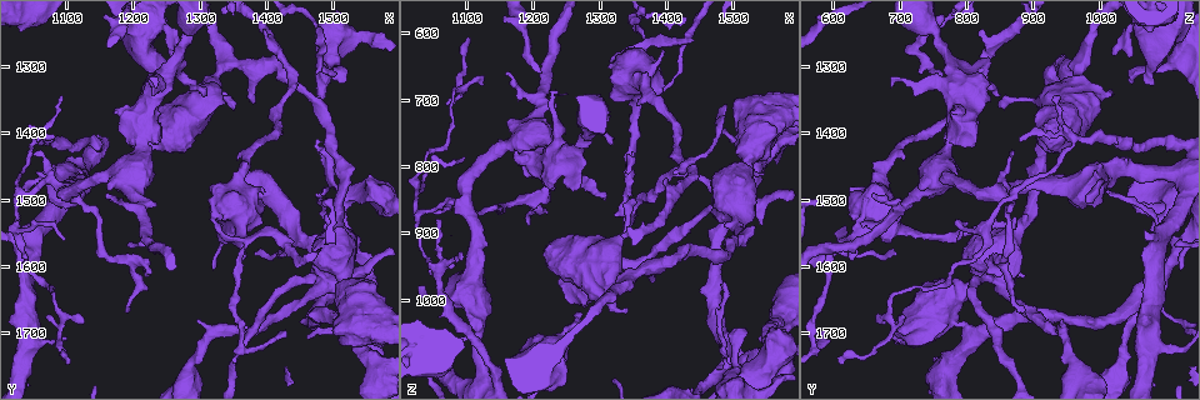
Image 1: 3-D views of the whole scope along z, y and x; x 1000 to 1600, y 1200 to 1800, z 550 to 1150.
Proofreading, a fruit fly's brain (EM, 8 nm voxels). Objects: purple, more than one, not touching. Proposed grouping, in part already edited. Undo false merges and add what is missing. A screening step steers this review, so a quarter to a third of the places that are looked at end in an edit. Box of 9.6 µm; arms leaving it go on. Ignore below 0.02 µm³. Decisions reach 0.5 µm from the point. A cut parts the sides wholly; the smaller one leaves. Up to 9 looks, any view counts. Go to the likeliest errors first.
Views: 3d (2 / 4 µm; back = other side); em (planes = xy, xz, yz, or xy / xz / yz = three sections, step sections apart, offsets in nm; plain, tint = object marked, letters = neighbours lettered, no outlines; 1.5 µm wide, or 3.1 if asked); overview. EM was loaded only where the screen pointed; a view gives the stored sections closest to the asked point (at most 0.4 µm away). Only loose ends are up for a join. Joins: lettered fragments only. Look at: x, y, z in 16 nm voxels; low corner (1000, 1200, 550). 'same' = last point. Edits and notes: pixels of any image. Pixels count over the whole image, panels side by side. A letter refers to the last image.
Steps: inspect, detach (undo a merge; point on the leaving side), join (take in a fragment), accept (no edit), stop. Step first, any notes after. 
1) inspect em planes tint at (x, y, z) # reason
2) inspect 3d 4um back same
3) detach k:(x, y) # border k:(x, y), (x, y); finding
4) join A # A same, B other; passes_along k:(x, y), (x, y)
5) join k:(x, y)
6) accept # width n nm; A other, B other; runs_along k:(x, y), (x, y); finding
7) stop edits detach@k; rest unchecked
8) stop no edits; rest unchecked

inspect 3d 2um at (1100, 1340, 930) # an open end

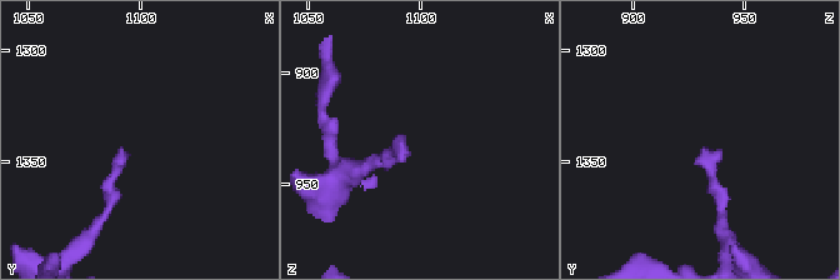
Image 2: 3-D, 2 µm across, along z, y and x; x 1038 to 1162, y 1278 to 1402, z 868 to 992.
inspect em planes plain at (1095, 1344, 932)

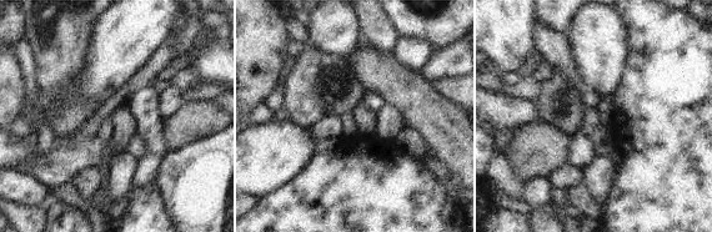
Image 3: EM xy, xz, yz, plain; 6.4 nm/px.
inspect em planes letters same # what lies round it

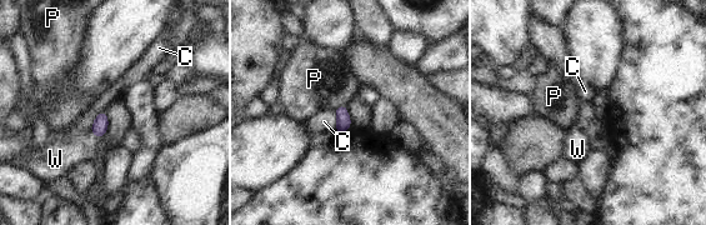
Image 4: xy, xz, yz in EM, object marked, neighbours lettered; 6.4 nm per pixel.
accept # width 100 nm; C other, P other, W other; no lettered fragment goes on from it

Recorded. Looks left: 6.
inspect em planes tint at (1365, 1565, 615) # three-way junction

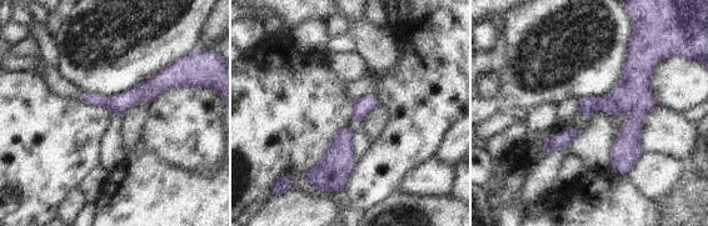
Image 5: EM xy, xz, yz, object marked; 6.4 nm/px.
inspect em planes letters same

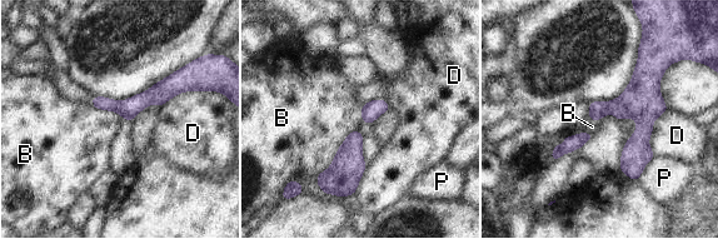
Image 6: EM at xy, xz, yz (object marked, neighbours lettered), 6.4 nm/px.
detach 6:(597, 109) # longest_contact B 420 nm; B other, D other, P other; a second neuron is stuck on

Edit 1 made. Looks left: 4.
inspect overview # redraw

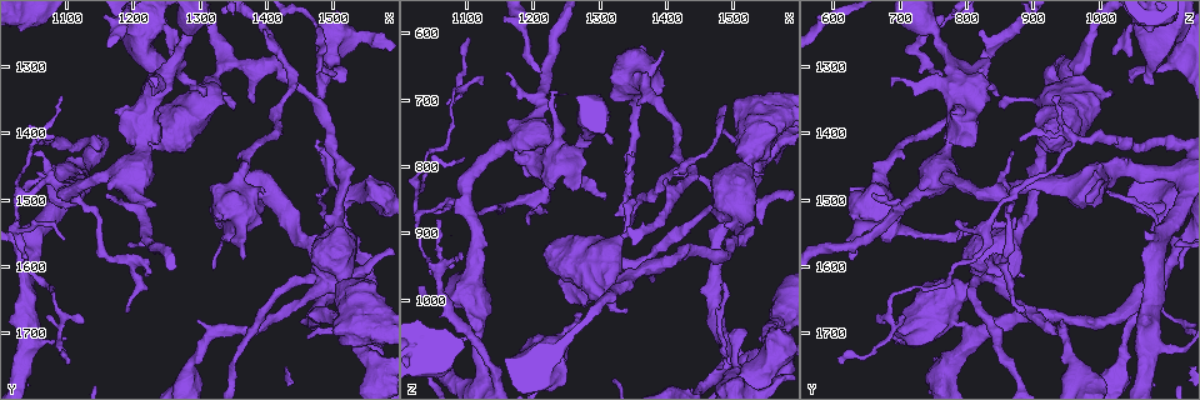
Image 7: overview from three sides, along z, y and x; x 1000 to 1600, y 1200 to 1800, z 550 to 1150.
inspect 3d 2um back at (1260, 1255, 1045) # thick turns thin

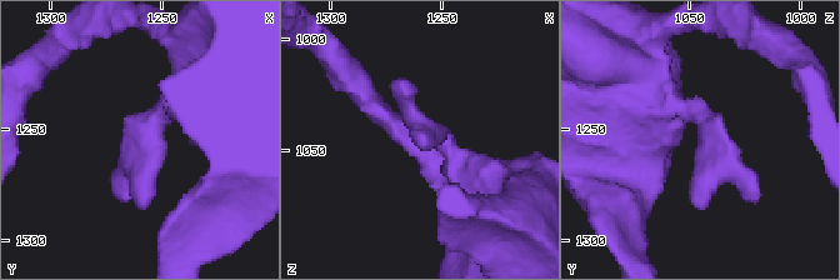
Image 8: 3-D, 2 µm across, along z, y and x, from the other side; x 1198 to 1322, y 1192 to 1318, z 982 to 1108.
inspect em planes letters at (1256, 1248, 1040) # shape alone is not enough

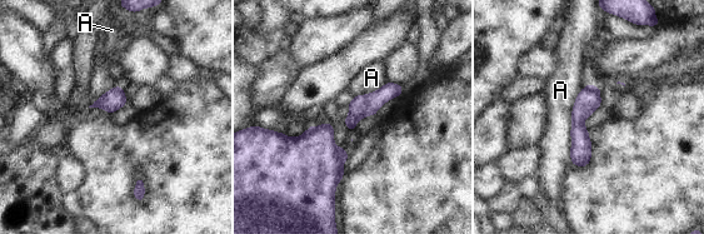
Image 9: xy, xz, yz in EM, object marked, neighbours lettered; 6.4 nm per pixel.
detach 9:(344, 157) # A other; border 9:(335, 148), (341, 164); a second neuron is stuck on

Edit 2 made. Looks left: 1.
stop edits detach@6, detach@9; rest unchecked

